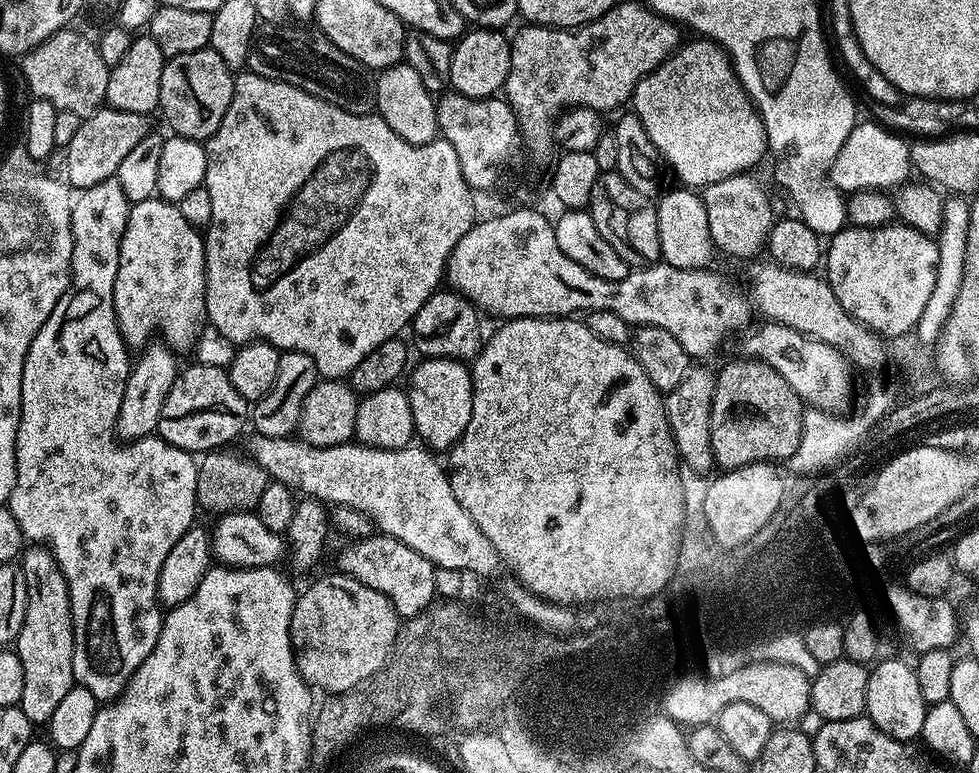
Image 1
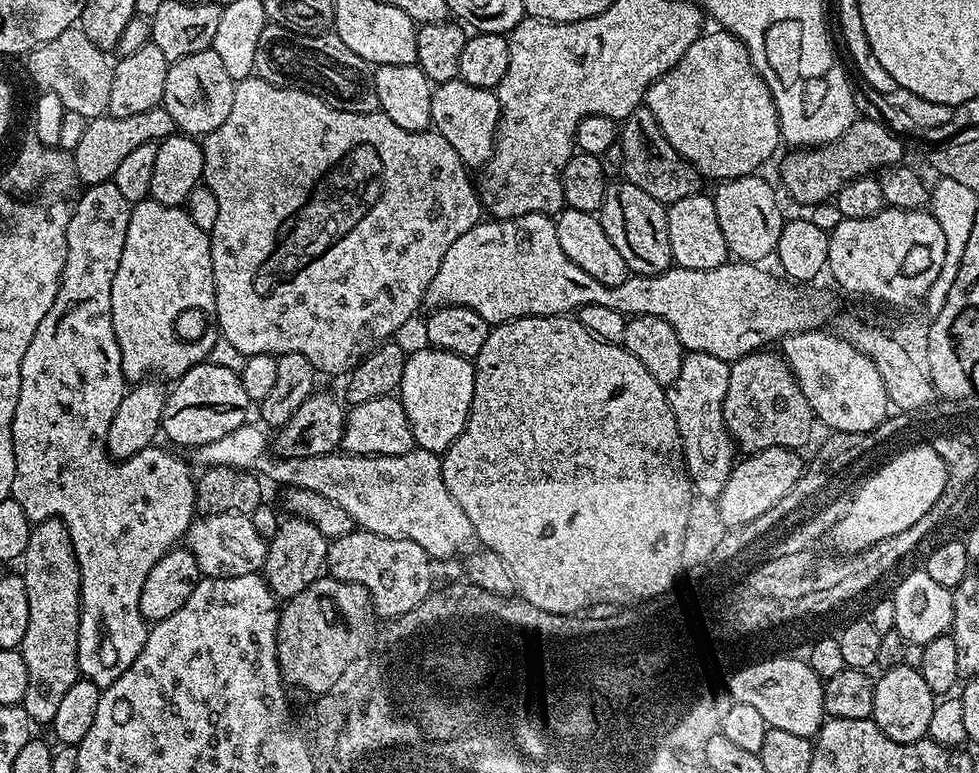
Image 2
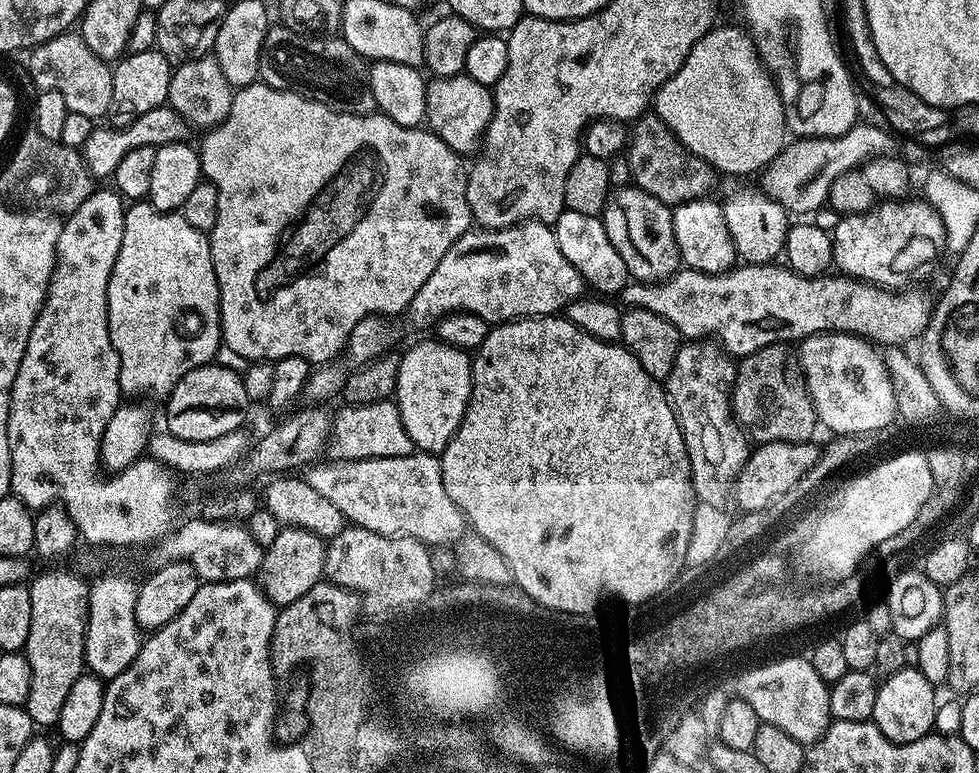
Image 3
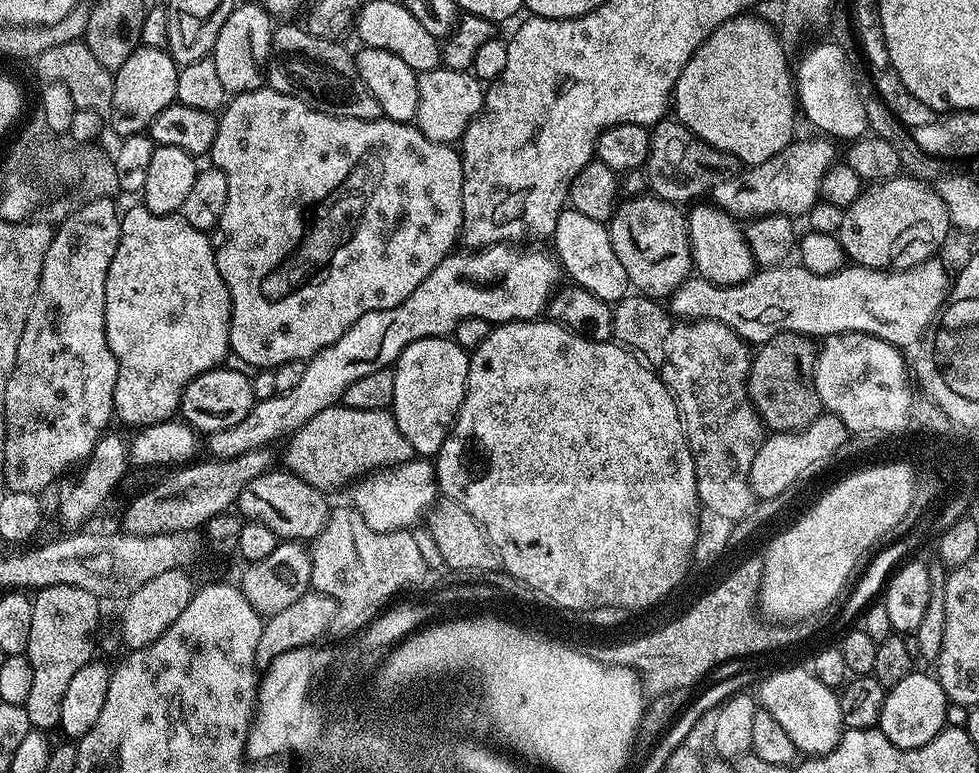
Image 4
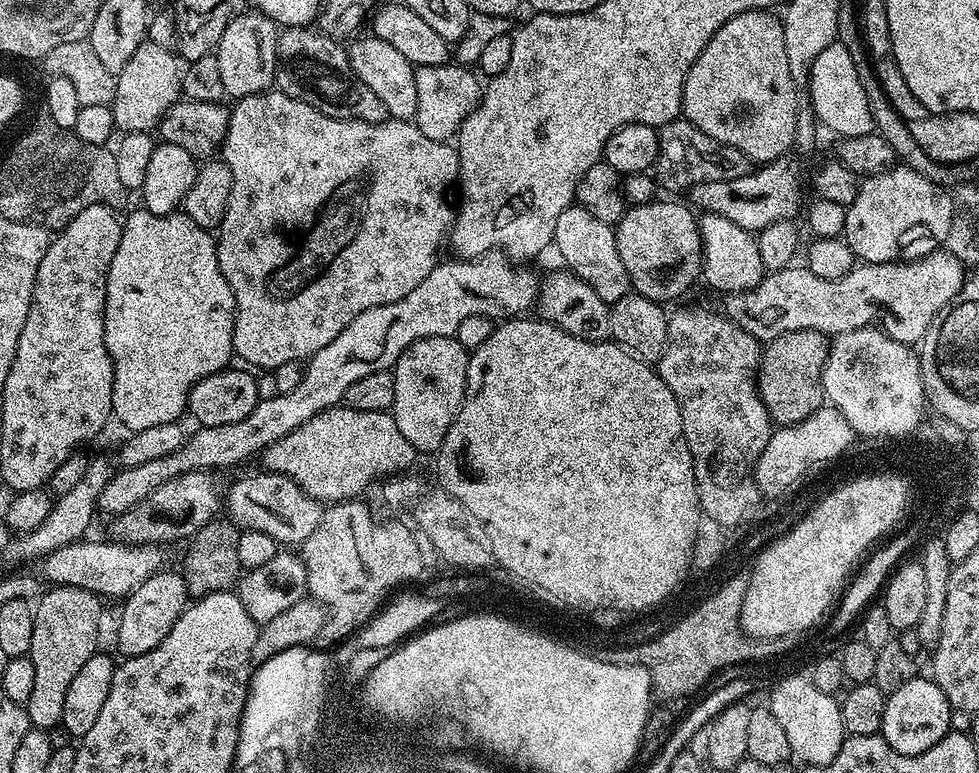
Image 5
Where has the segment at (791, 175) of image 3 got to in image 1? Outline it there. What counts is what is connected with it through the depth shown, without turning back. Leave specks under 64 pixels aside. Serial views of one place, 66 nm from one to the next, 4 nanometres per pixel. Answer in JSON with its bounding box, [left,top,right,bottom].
[834,122,913,194]

